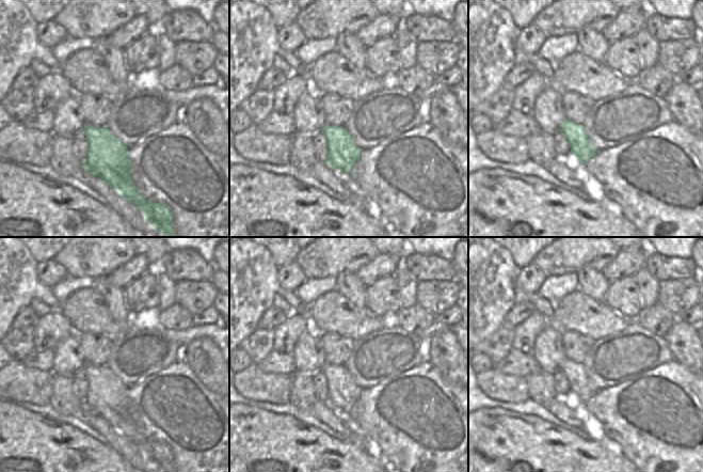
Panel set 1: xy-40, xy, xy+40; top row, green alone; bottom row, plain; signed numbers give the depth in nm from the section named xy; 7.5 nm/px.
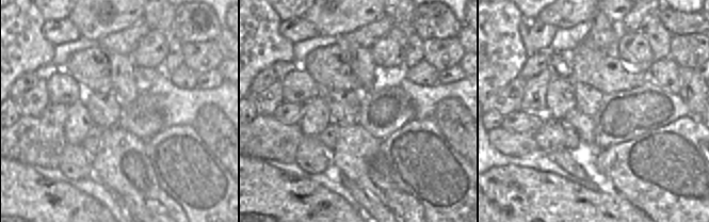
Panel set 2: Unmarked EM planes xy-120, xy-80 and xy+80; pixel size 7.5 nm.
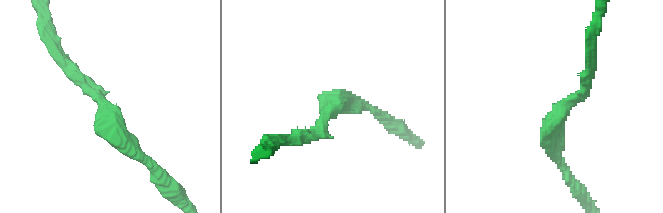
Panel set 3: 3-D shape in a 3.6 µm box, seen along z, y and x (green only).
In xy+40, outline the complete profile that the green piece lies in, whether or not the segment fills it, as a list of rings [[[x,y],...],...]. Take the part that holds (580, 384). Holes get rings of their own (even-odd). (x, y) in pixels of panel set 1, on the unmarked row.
[[[564,358],[560,371],[568,378],[571,392],[582,403],[588,403],[598,391],[590,380],[584,364]]]

